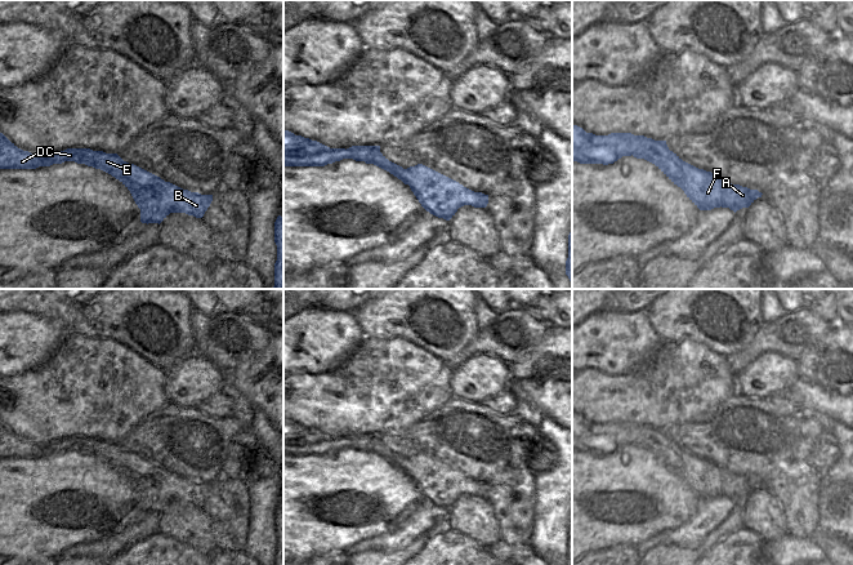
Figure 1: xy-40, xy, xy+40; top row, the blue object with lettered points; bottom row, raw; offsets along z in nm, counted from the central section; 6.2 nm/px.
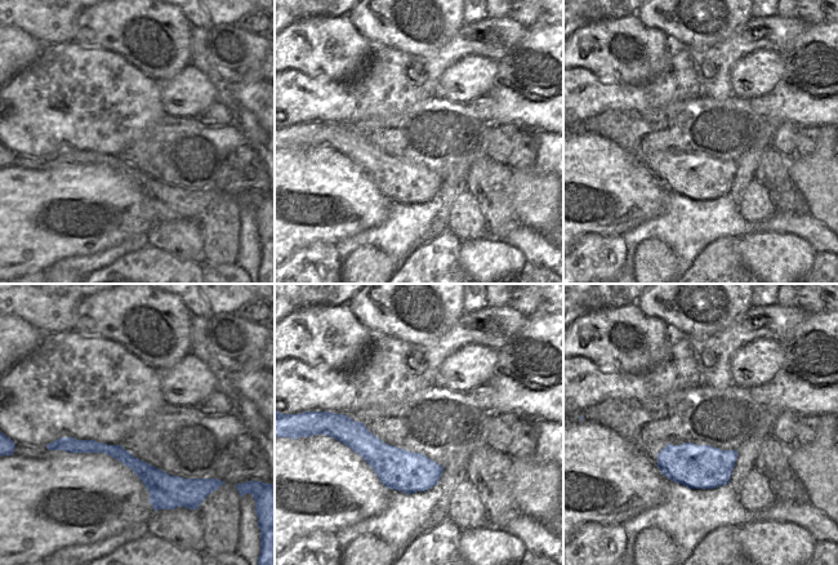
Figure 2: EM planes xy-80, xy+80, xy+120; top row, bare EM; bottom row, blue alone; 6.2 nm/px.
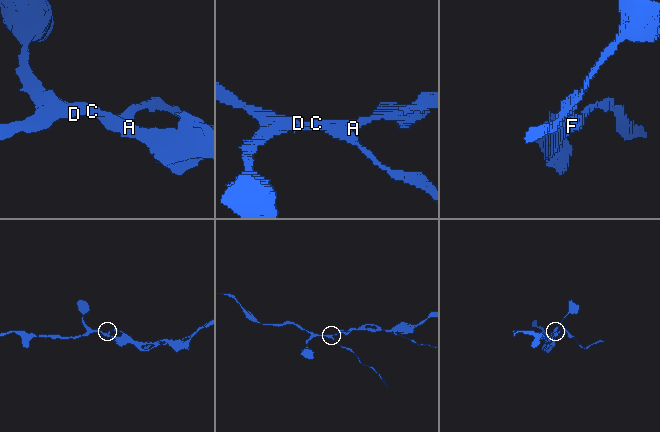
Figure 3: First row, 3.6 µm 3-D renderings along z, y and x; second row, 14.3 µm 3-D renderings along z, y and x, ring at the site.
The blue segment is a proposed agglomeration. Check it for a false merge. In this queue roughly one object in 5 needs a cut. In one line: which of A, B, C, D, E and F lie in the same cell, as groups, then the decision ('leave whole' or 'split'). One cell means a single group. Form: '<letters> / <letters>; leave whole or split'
A B C D E / F; split

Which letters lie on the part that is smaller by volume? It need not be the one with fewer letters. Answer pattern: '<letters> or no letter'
F

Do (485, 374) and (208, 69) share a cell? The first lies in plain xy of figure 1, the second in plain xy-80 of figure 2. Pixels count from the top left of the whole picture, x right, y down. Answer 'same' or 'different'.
different

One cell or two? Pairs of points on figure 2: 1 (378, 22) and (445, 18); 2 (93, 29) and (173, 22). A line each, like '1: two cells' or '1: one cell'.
1: one cell
2: one cell

